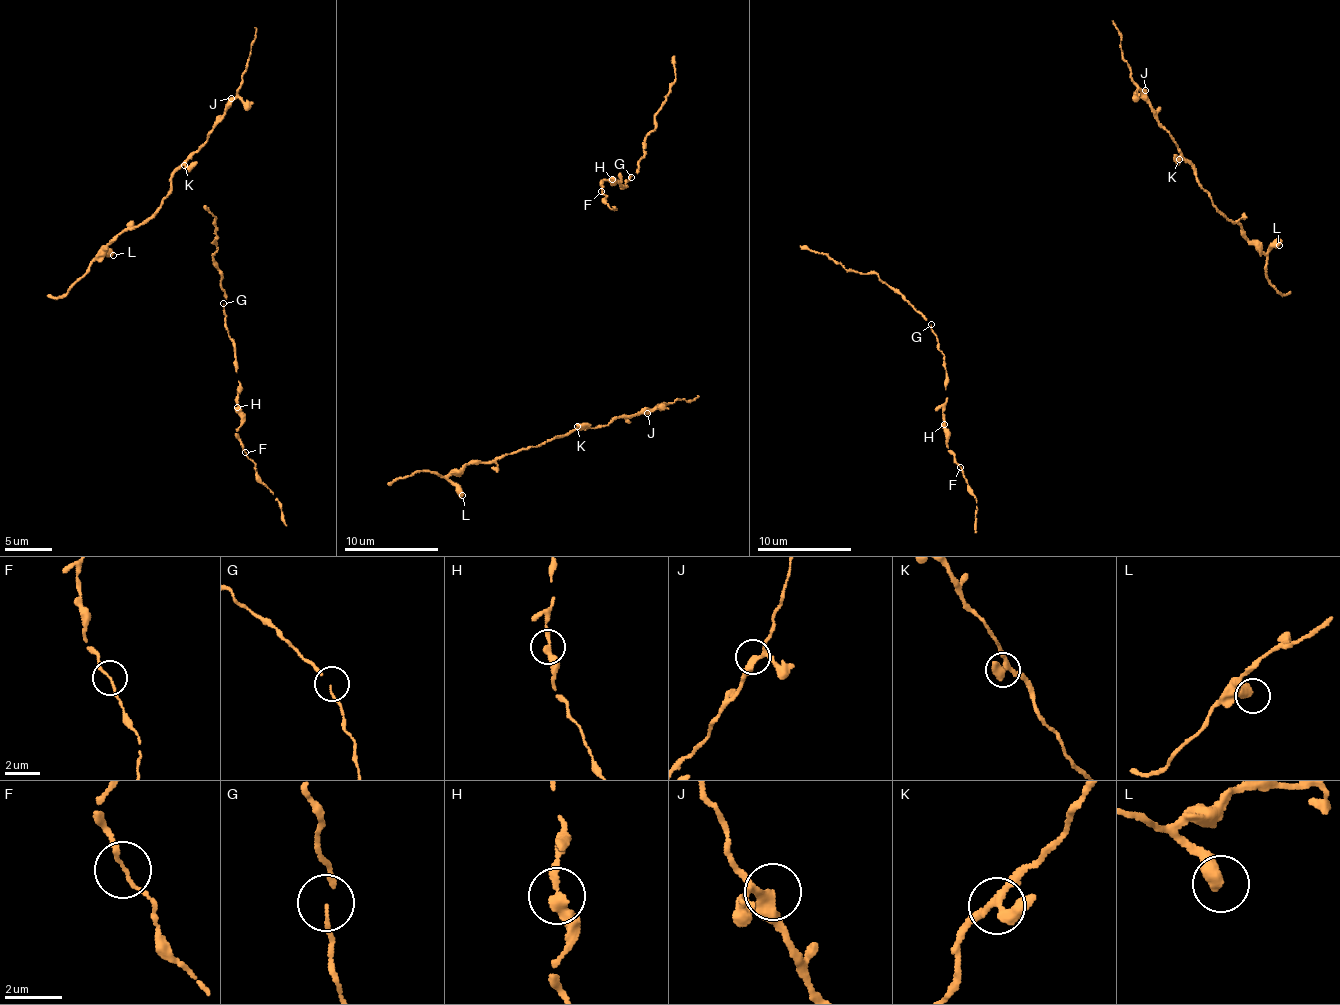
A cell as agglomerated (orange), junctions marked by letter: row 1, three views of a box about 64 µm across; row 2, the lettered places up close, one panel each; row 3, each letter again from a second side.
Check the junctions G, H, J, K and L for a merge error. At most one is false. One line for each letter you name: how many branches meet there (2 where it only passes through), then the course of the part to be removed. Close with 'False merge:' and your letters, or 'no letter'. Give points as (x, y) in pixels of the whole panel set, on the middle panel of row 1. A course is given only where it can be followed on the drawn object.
False merge: no letter

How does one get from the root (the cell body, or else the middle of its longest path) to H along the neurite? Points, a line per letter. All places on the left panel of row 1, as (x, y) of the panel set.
H: (223, 303), (225, 330), (235, 347), (235, 371), (240, 385), (237, 408)

